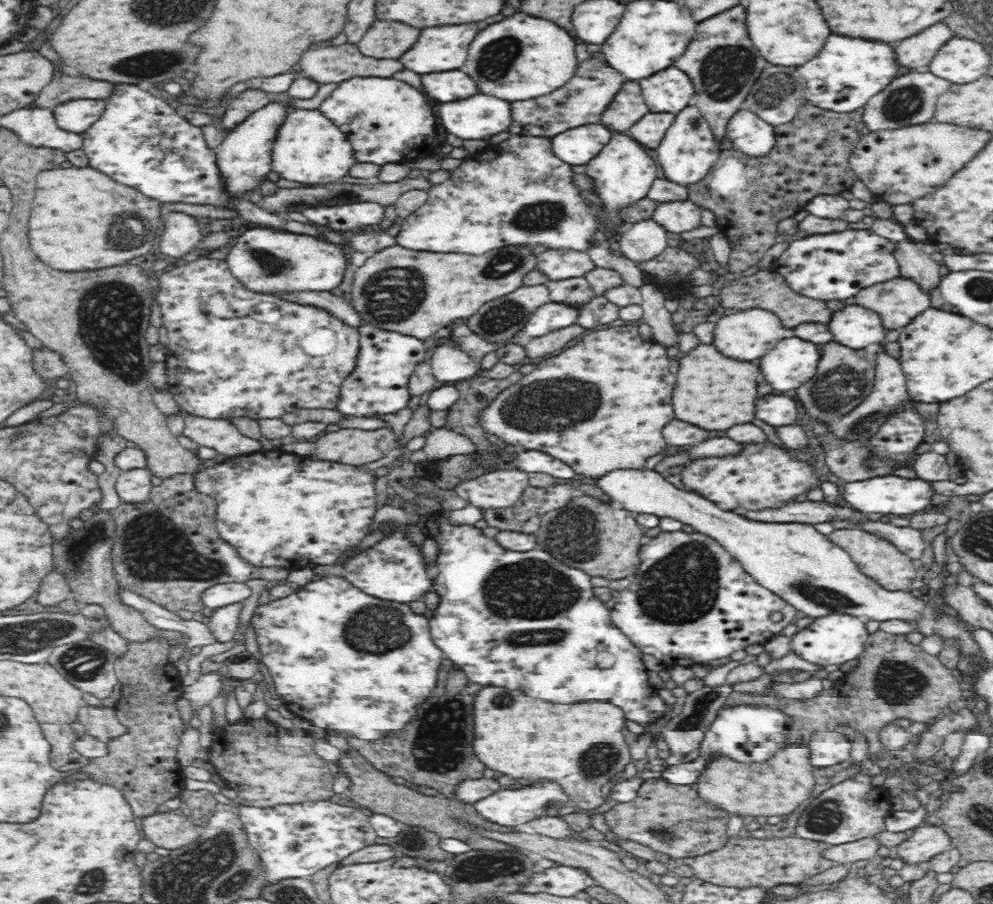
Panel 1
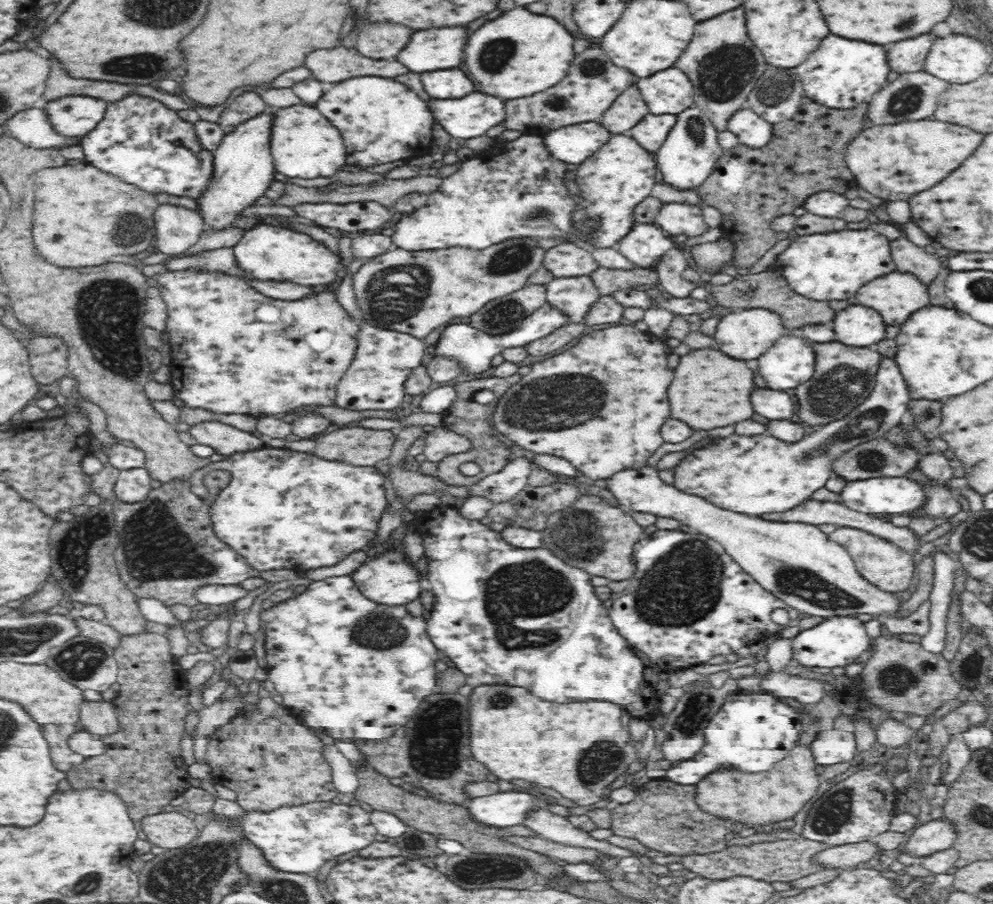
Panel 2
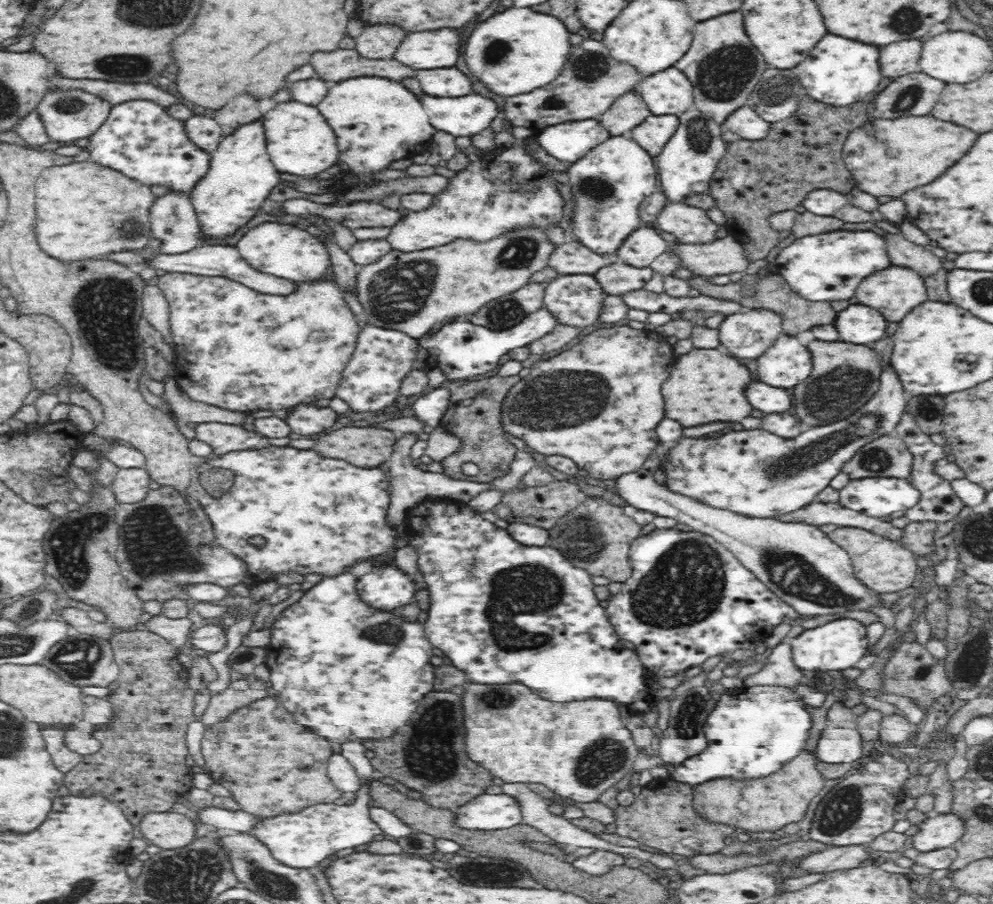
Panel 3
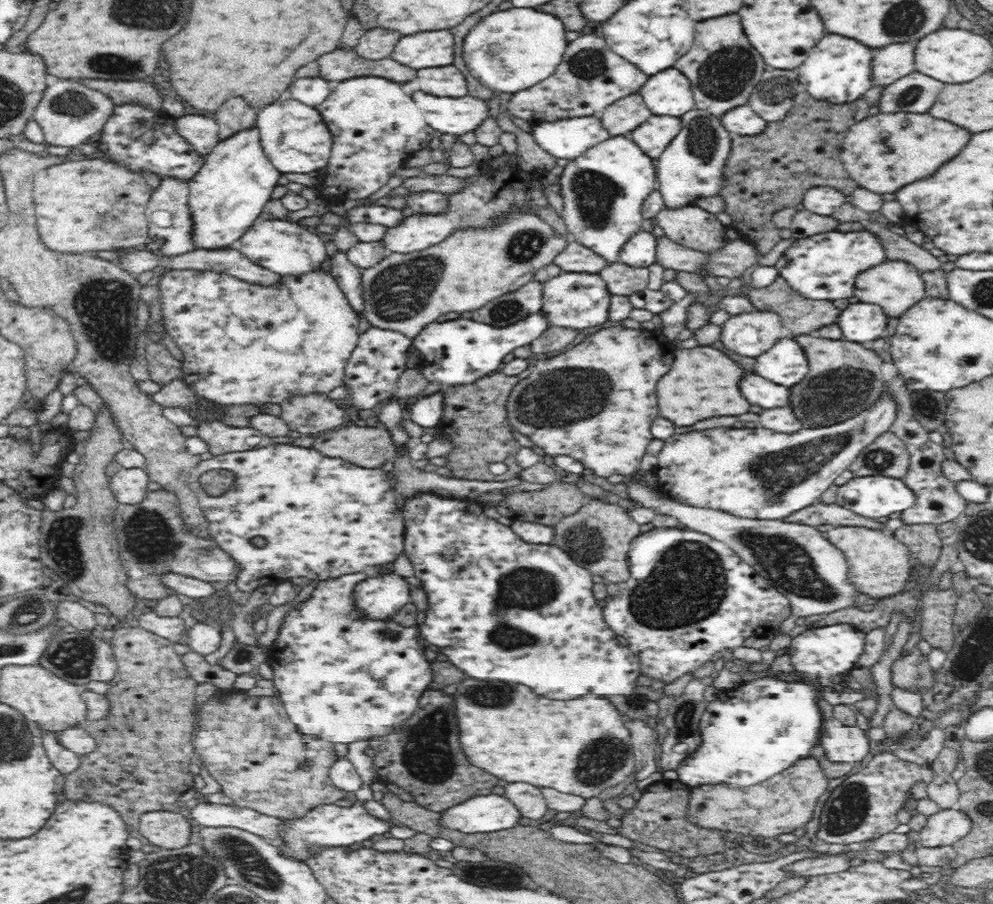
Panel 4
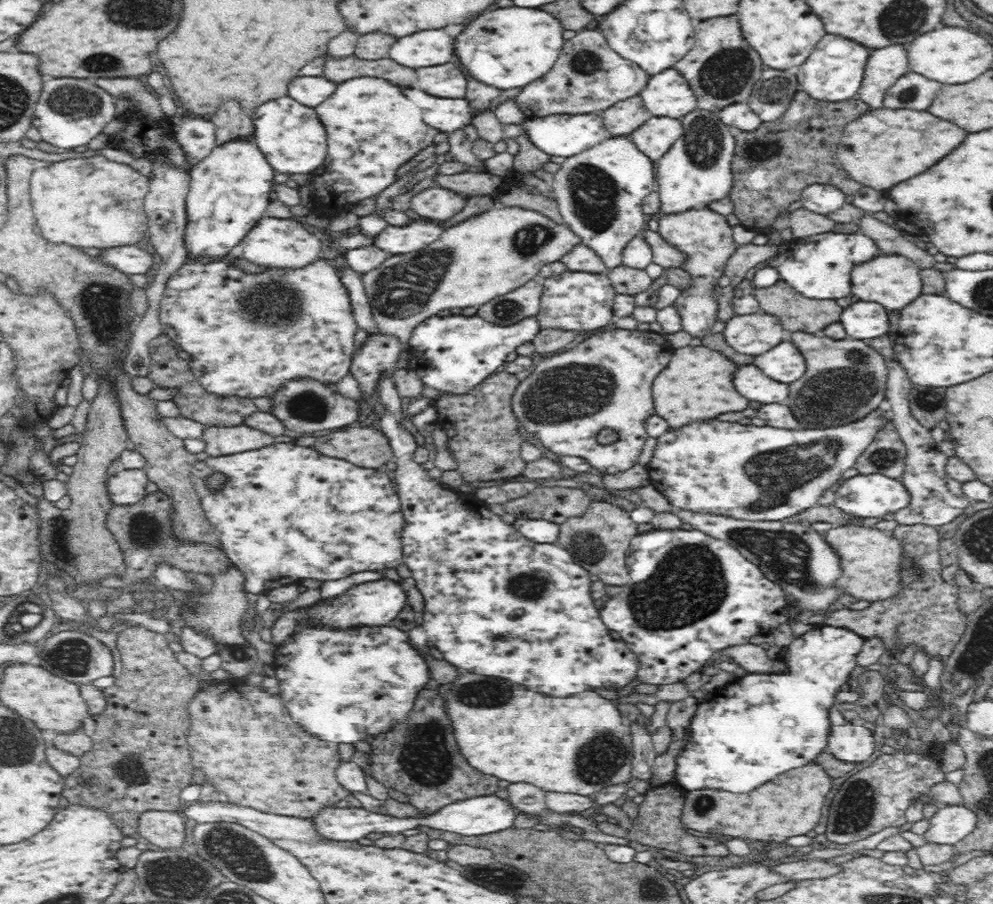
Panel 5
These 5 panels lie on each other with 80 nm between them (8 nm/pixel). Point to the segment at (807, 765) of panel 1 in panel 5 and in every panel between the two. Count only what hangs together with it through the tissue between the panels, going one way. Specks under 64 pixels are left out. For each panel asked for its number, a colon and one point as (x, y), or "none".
2: (752, 799)
3: (766, 805)
4: (786, 803)
5: (791, 805)

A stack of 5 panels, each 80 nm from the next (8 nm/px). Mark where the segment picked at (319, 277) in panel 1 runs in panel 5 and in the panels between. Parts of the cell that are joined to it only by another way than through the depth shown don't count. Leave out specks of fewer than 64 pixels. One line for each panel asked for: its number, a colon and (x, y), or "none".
2: (266, 253)
3: (288, 252)
4: (285, 247)
5: (276, 242)

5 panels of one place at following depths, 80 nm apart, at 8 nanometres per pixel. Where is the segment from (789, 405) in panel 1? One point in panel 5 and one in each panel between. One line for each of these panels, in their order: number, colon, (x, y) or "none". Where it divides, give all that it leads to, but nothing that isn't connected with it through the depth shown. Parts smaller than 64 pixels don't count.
2: (773, 405)
3: (765, 399)
4: (757, 390)
5: (752, 383)

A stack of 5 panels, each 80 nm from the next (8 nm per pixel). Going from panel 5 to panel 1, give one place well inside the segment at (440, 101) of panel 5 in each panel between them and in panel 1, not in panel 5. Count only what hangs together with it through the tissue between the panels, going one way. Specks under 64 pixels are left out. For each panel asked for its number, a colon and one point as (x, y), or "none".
1: (479, 117)
2: (476, 114)
3: (468, 115)
4: (454, 116)

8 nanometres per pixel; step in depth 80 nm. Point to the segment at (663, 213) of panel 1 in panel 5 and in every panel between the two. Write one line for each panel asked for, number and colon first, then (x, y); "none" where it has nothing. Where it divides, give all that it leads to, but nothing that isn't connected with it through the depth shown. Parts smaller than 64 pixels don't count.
2: (674, 218)
3: (690, 225)
4: (691, 226)
5: (705, 236)

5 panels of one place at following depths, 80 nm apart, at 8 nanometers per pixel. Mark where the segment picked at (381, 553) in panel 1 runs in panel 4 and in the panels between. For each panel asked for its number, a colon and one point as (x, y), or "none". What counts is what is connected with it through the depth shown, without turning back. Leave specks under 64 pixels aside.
2: (389, 579)
3: (387, 587)
4: (381, 598)

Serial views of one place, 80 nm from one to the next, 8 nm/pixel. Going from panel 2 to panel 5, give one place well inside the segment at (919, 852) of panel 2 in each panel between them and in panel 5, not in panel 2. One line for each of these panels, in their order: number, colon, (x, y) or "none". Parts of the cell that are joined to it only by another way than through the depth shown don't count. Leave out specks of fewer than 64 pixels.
3: (939, 830)
4: (946, 827)
5: (952, 823)

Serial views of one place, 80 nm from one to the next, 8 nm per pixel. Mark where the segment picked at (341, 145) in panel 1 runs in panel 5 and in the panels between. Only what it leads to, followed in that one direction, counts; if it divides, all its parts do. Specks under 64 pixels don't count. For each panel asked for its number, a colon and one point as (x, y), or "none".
2: (303, 143)
3: (298, 140)
4: (293, 136)
5: (290, 135)

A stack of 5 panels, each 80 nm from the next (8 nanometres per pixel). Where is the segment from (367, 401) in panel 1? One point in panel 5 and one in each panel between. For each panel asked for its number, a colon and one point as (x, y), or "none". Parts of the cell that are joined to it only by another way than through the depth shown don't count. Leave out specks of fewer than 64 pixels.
2: (384, 359)
3: (371, 380)
4: (371, 372)
5: (379, 353)

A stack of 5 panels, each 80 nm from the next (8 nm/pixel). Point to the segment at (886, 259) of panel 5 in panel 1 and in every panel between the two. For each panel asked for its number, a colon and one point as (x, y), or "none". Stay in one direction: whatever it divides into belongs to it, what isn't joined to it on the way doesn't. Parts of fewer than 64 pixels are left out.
1: (898, 301)
2: (896, 295)
3: (897, 290)
4: (895, 285)

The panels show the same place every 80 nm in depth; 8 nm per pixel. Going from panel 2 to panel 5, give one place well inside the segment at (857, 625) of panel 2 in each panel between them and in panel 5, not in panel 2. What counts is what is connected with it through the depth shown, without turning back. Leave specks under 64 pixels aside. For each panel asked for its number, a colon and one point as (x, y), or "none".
3: (840, 644)
4: (751, 732)
5: (744, 734)

